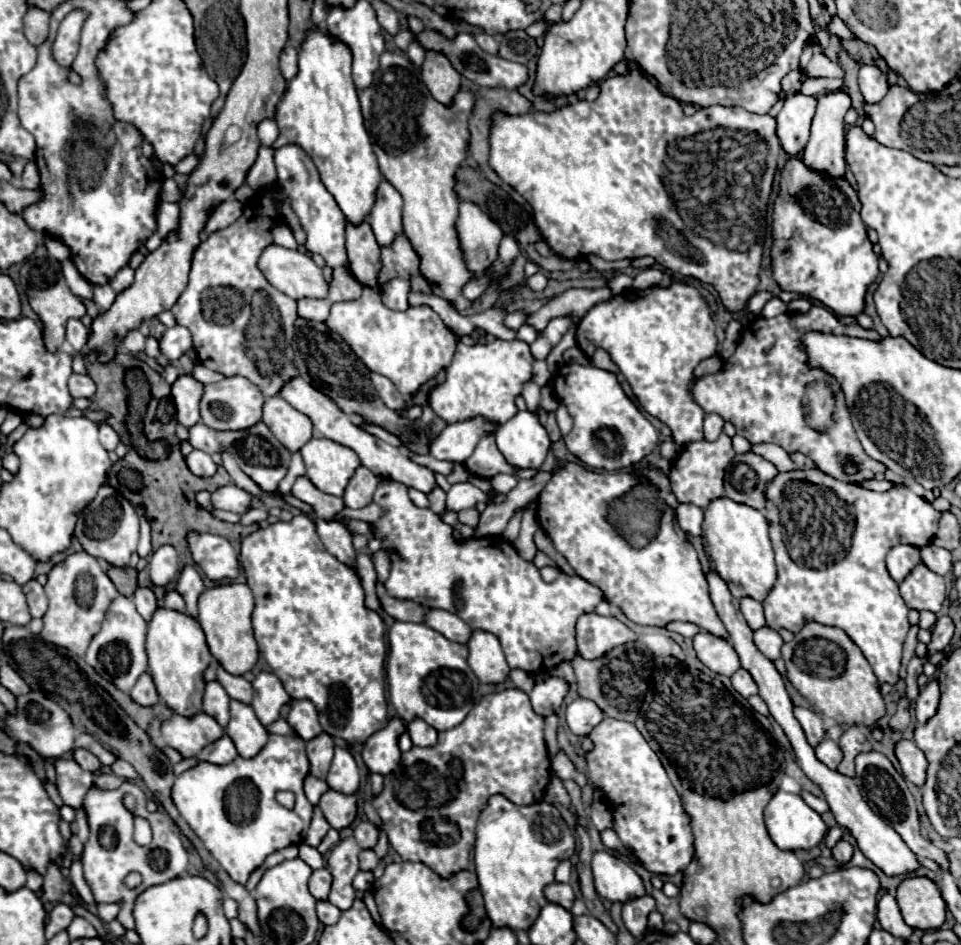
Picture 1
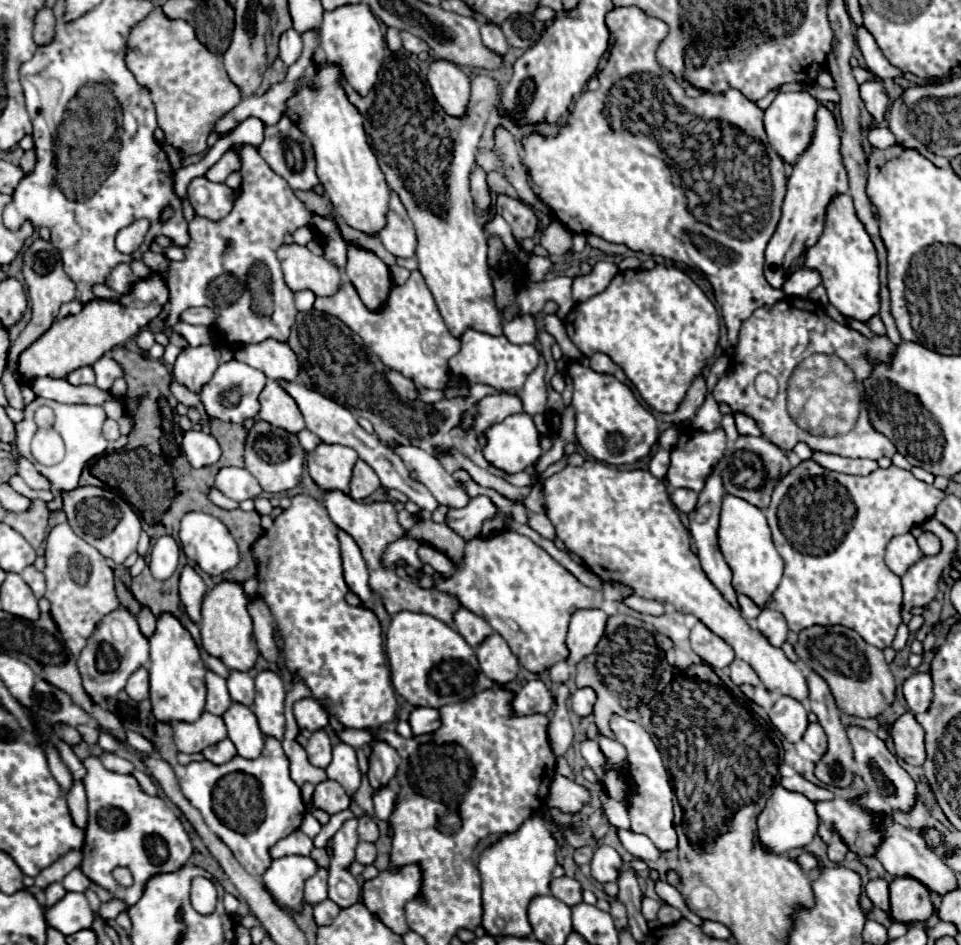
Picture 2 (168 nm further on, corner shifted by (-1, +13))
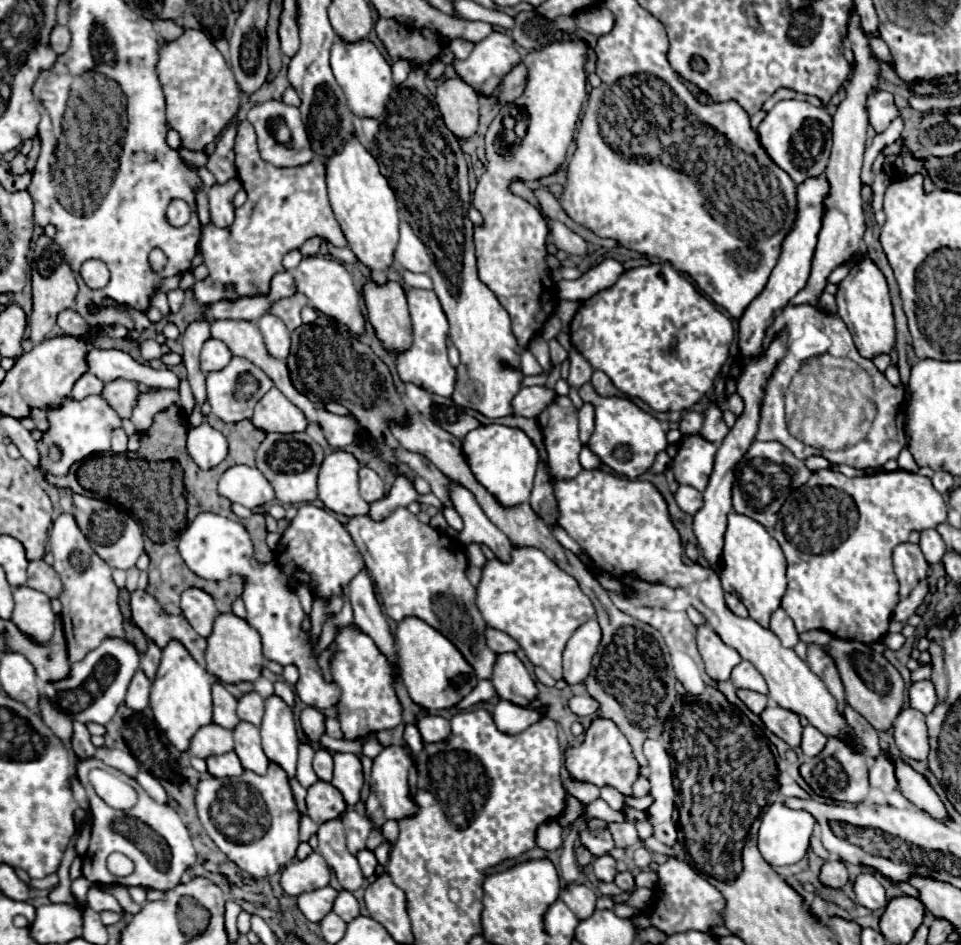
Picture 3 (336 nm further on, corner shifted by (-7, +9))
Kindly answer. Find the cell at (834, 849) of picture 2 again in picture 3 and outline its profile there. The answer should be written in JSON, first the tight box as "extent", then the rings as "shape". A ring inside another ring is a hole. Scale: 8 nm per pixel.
{"extent":[820,858,848,890],"shape":[[[830,858],[828,862],[824,862],[824,866],[820,868],[820,882],[834,890],[840,890],[842,886],[846,886],[848,872],[846,872],[844,862],[840,862],[838,858]]]}

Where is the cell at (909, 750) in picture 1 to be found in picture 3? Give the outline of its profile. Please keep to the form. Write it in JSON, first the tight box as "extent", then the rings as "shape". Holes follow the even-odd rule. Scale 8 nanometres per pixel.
{"extent":[894,708,928,760],"shape":[[[906,708],[898,714],[894,724],[894,740],[900,752],[914,760],[928,758],[928,728],[926,716],[914,708]]]}

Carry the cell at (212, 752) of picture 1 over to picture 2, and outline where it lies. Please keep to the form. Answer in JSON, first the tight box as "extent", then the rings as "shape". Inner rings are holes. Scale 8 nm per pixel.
{"extent":[202,738,236,764],"shape":[[[224,738],[224,740],[220,740],[220,744],[212,744],[212,746],[204,748],[202,754],[204,754],[206,760],[210,760],[210,762],[214,762],[214,764],[224,764],[224,762],[228,762],[232,756],[236,756],[236,746],[232,744],[232,740]]]}

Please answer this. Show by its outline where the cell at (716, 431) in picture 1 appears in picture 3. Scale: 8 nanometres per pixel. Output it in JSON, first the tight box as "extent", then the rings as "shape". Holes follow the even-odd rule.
{"extent":[700,406,728,444],"shape":[[[712,406],[712,408],[706,412],[706,416],[704,416],[704,426],[702,426],[700,434],[702,434],[706,440],[714,442],[714,444],[720,444],[720,442],[724,440],[724,436],[728,434],[728,426],[726,426],[726,422],[722,420],[722,412],[720,412],[718,406]]]}

